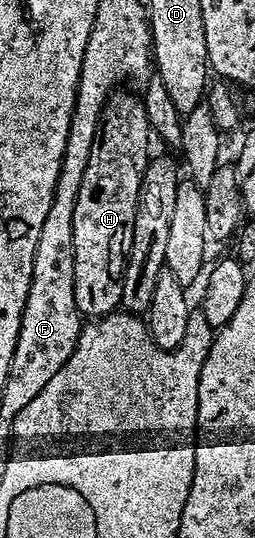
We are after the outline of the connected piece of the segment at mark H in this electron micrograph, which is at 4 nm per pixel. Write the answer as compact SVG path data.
M115 91L99 113L93 147L73 207L73 295L87 319L107 317L123 304L123 272L133 239L133 219L153 130L138 96Z

